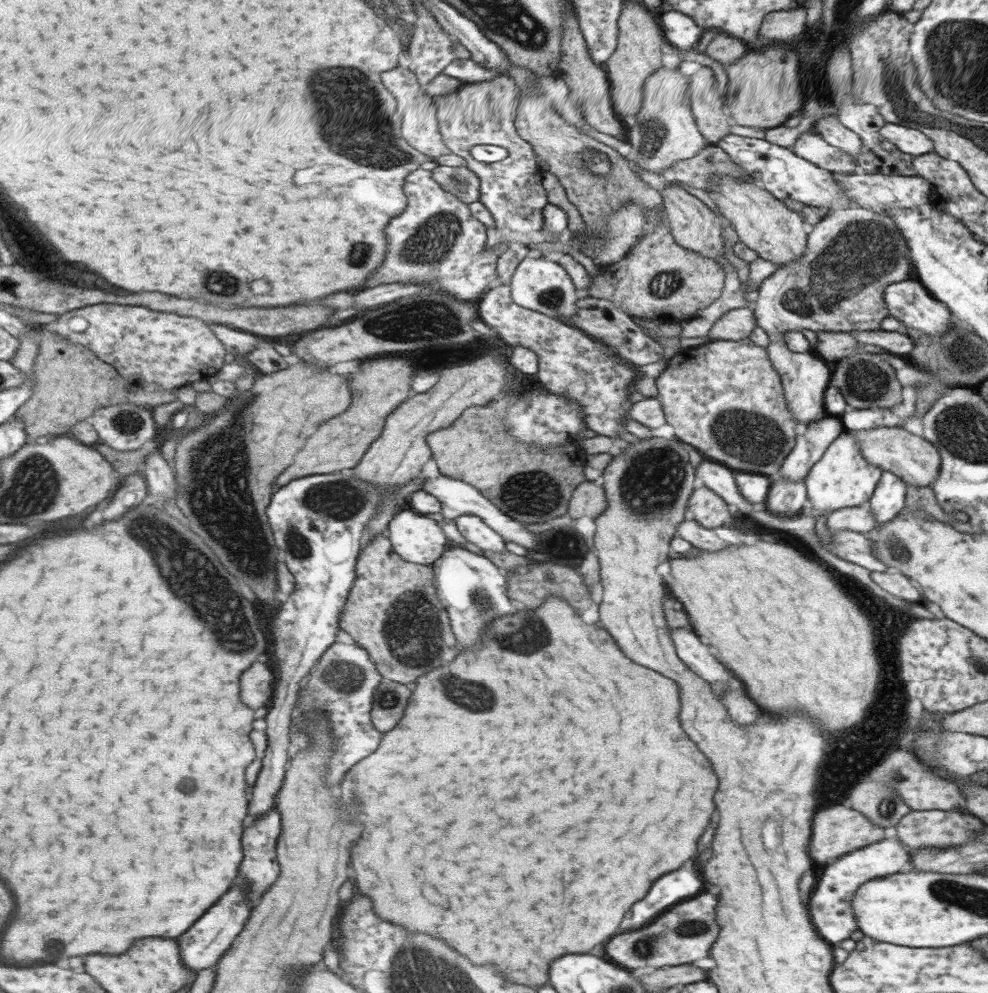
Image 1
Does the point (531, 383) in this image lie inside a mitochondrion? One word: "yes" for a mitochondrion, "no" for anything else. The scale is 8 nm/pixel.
no

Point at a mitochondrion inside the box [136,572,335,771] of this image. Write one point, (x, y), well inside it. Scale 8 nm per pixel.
(288, 637)

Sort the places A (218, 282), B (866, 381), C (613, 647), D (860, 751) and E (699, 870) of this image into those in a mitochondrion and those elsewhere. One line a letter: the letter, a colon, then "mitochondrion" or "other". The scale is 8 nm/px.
A: mitochondrion
B: mitochondrion
C: other
D: mitochondrion
E: other

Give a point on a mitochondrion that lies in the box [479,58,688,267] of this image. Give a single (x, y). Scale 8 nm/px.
(653, 130)

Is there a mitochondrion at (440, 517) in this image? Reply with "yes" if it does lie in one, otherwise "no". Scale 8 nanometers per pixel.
no

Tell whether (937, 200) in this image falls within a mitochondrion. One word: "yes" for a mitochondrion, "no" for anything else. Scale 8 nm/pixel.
no

